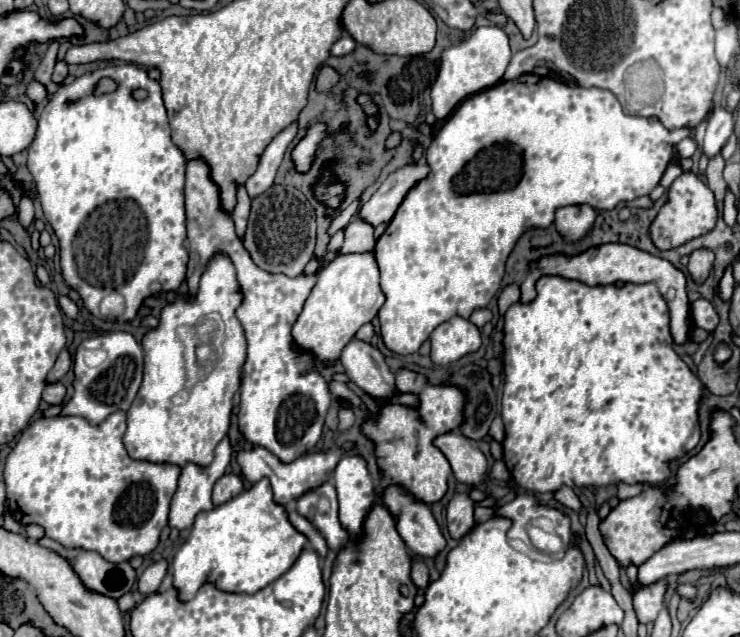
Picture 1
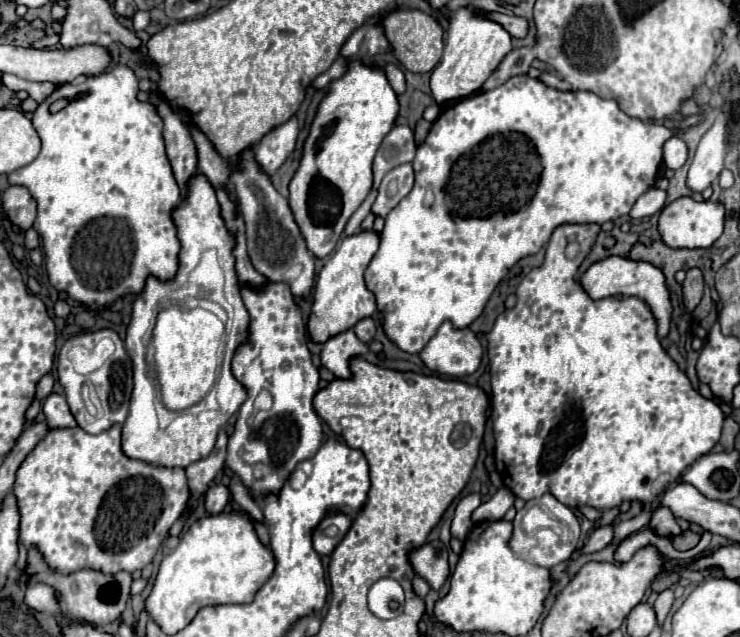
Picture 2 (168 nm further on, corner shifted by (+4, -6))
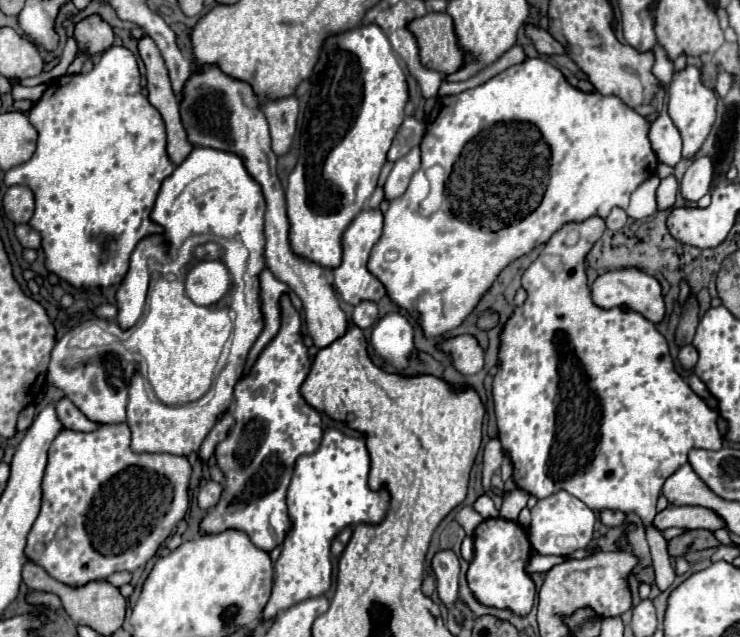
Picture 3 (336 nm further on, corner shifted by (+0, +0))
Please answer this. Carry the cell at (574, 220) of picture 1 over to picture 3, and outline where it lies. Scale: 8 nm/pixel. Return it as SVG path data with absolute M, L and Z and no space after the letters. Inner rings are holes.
M596 216L580 224L564 224L544 248L544 254L560 256L562 270L550 272L538 258L522 274L522 288L528 292L528 300L524 306L514 310L514 316L502 332L500 366L494 376L498 438L512 458L514 482L528 494L548 498L554 492L566 490L584 500L584 504L594 512L630 510L638 514L648 534L656 584L660 590L666 590L674 582L674 568L670 566L662 532L652 528L656 500L662 492L664 480L688 462L688 452L694 446L706 446L706 450L722 448L716 424L718 414L690 390L680 374L676 374L668 342L650 320L632 310L602 310L592 302L590 288L586 284L584 258L604 230L604 220ZM572 230L580 236L578 242L568 248L564 240Z

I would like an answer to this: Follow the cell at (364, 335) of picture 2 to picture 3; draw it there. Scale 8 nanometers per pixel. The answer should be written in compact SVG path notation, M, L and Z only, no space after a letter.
M364 300L360 304L354 306L352 310L352 322L360 328L370 328L374 322L378 320L378 308L376 308L376 302L370 302L370 300Z

